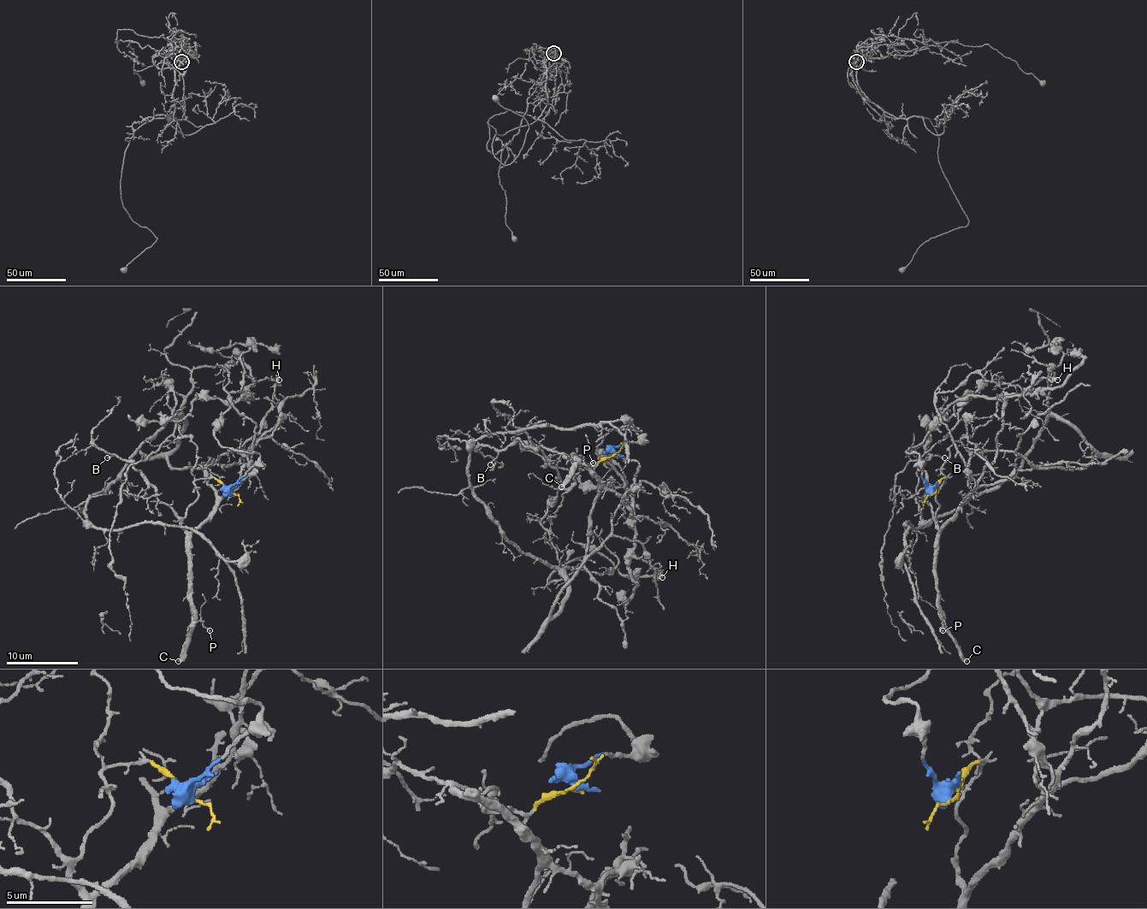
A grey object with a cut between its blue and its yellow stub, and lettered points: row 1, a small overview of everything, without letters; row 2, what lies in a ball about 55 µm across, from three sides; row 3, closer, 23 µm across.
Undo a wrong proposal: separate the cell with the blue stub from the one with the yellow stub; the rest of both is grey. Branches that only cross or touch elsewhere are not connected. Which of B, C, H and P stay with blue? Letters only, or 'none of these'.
H

